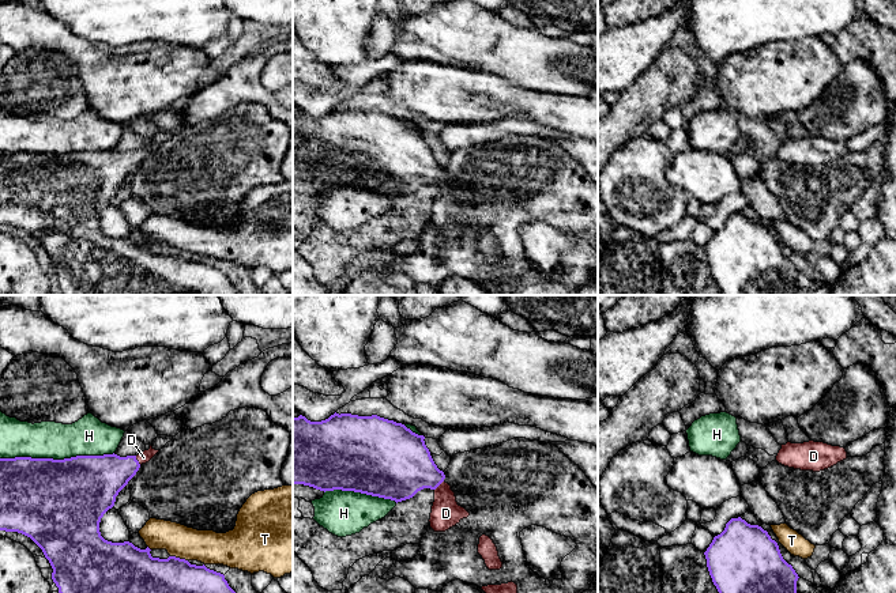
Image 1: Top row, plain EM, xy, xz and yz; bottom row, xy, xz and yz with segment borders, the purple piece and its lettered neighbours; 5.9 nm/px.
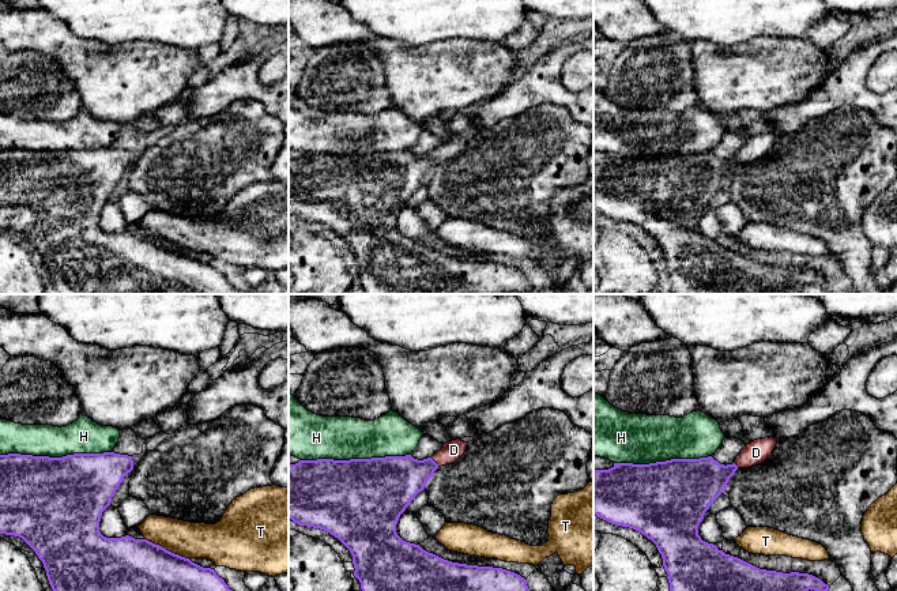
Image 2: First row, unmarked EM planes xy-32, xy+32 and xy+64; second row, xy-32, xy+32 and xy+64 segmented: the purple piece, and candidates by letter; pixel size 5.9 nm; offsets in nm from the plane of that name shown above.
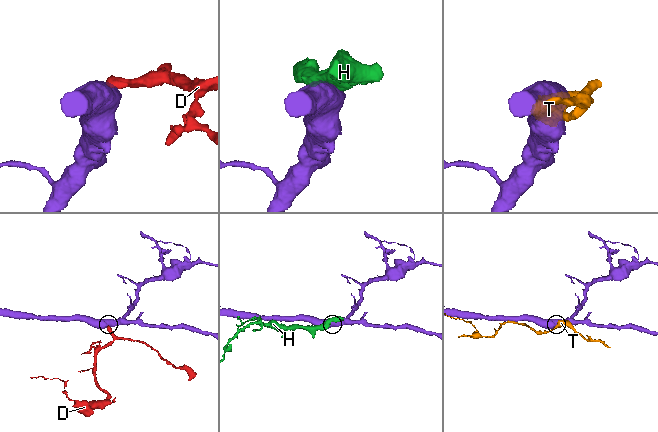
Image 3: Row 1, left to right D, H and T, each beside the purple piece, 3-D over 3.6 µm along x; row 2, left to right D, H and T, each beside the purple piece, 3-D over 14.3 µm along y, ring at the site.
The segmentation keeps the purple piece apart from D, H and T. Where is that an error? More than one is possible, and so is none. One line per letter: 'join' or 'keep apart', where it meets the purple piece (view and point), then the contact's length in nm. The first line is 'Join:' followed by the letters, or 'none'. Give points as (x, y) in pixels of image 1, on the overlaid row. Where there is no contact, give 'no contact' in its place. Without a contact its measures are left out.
Join: D
D: join; contact xy (136, 460); length 70 nm
H: keep apart; contact xy (56, 460); length 650 nm
T: keep apart; contact xy (179, 558); length 110 nm

